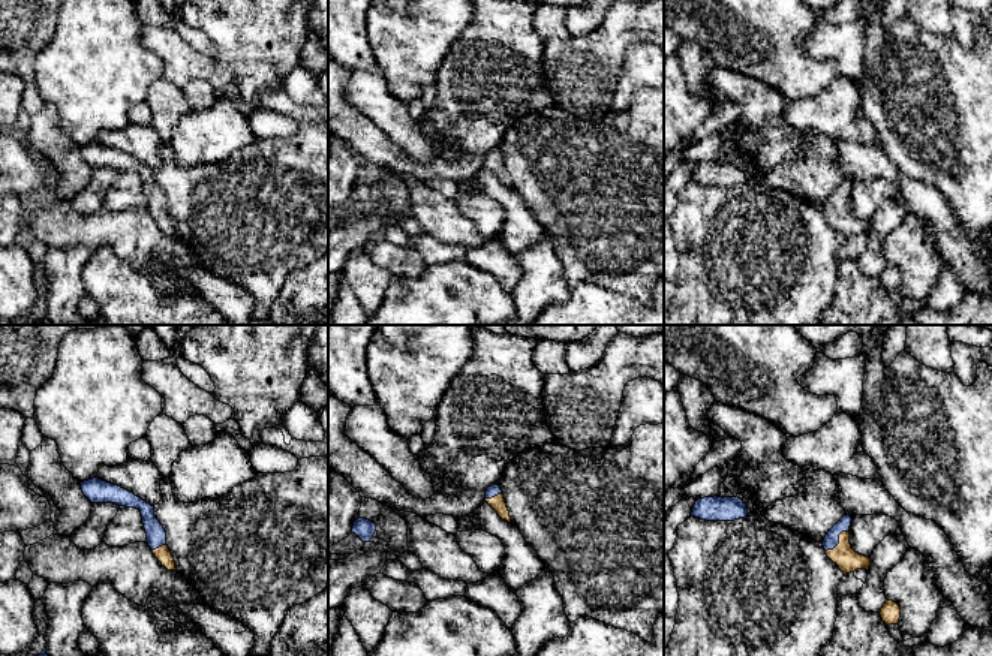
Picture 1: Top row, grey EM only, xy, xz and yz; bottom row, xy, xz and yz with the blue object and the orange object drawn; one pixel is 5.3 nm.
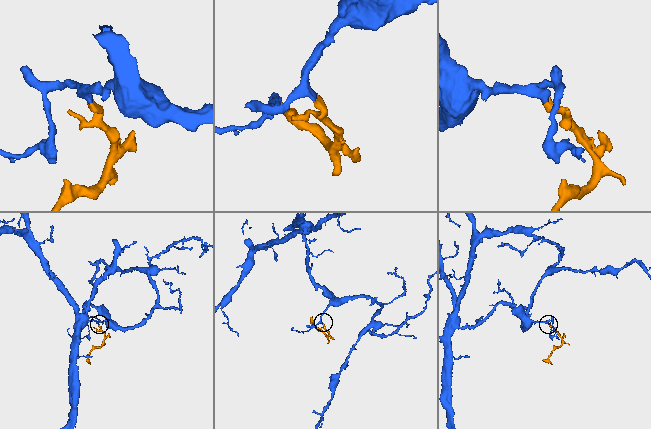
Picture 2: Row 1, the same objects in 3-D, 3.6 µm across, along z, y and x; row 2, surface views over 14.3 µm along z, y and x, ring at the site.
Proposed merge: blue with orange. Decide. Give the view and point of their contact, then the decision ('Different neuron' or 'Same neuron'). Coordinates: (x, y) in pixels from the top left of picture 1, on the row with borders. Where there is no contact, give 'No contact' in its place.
Touches blue at yz (838, 541). Same neuron

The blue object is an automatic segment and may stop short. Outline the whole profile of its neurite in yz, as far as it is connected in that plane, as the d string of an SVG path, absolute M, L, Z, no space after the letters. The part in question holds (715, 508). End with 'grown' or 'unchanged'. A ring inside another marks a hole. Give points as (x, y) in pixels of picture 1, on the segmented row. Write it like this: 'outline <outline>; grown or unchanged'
outline M704 497L698 499L691 517L706 521L734 521L748 515L746 505L739 497Z; unchanged

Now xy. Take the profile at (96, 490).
outline M99 478L81 482L81 490L91 503L115 503L118 506L139 509L147 533L147 544L154 557L168 571L177 571L174 557L166 545L166 532L154 515L154 506L133 493Z; grown

